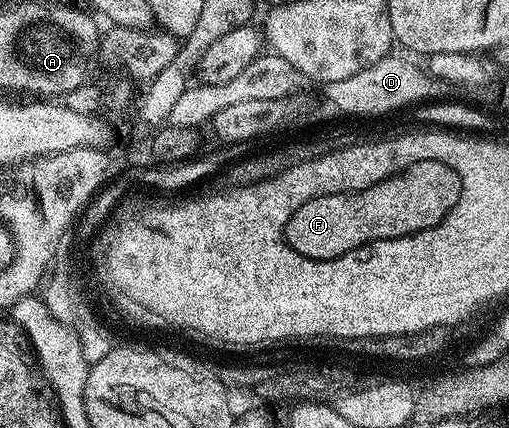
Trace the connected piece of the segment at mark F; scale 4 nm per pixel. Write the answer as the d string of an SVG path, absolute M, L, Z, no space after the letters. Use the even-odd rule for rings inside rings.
M434 160L412 162L405 170L399 170L386 180L370 188L351 190L349 194L323 194L314 200L306 200L290 216L284 229L284 239L288 246L310 260L334 260L359 246L365 246L378 240L405 238L423 230L434 228L451 212L457 199L460 198L460 178L446 164Z

